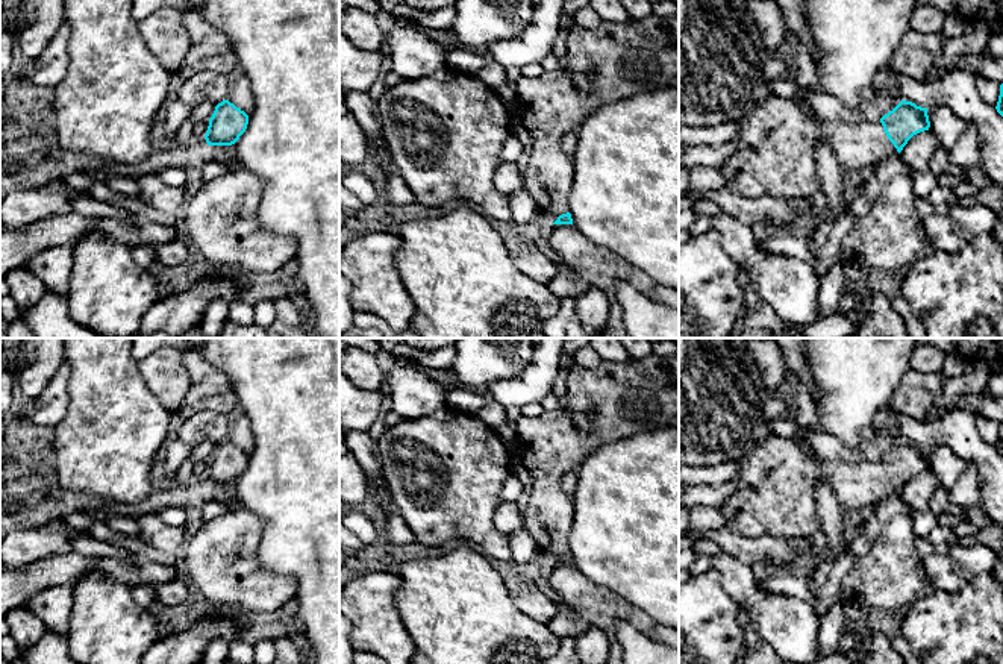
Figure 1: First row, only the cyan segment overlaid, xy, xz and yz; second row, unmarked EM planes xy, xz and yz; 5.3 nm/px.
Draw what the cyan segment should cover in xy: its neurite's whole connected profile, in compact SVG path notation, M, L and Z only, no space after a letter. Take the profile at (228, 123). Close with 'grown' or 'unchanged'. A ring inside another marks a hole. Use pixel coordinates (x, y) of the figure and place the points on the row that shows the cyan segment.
M229 100L215 106L205 135L208 146L232 146L245 132L248 115Z; unchanged

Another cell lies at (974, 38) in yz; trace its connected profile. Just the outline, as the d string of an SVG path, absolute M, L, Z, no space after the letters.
M983 21L967 23L959 38L947 38L935 67L929 71L924 83L942 79L948 71L955 70L956 61L964 55L980 55L988 42L997 36L995 32Z

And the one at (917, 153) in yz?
M920 132L914 135L908 144L900 152L901 159L908 164L909 168L915 171L927 171L930 158L941 144L936 136L929 132Z

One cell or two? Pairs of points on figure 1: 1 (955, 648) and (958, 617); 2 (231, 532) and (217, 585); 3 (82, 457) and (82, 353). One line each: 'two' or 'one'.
1: one
2: one
3: one

